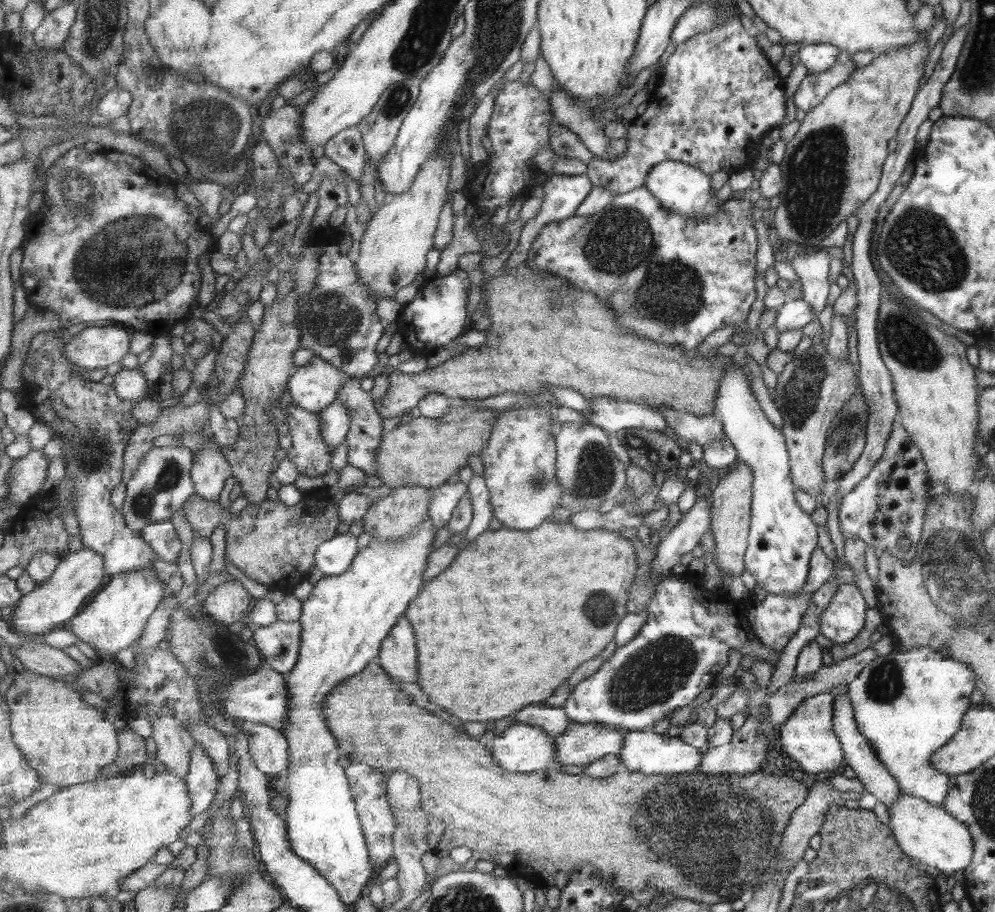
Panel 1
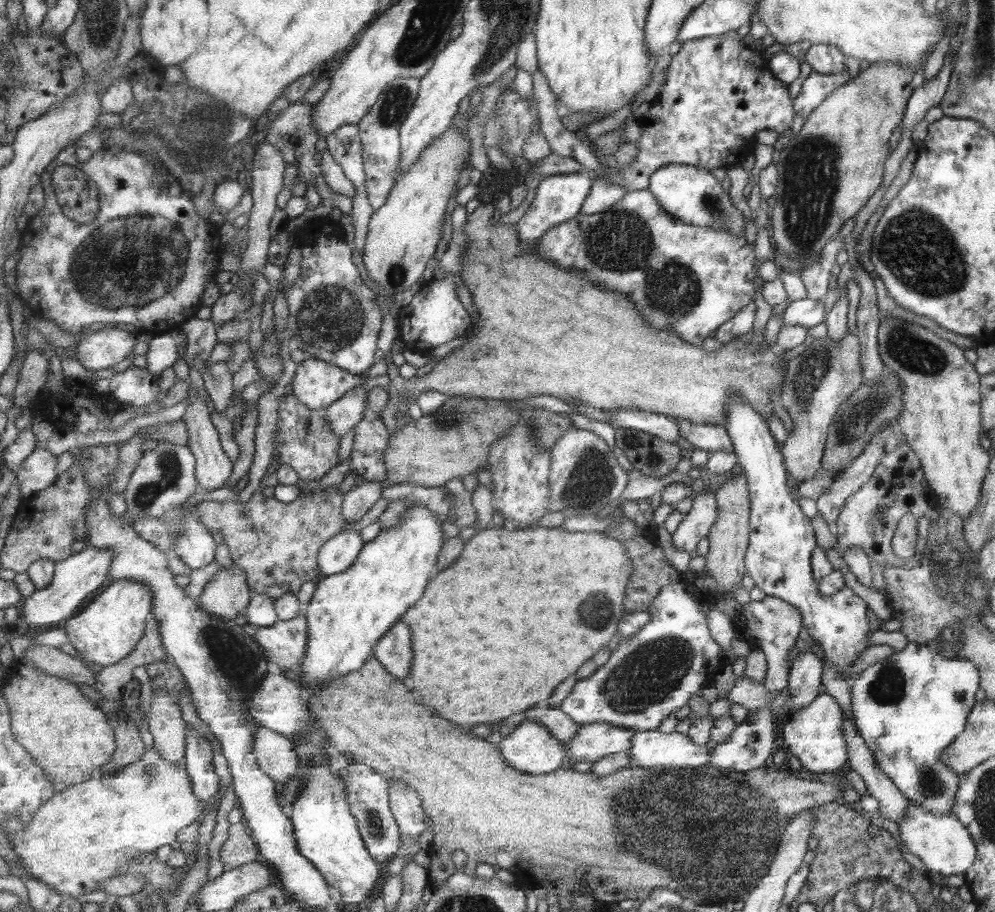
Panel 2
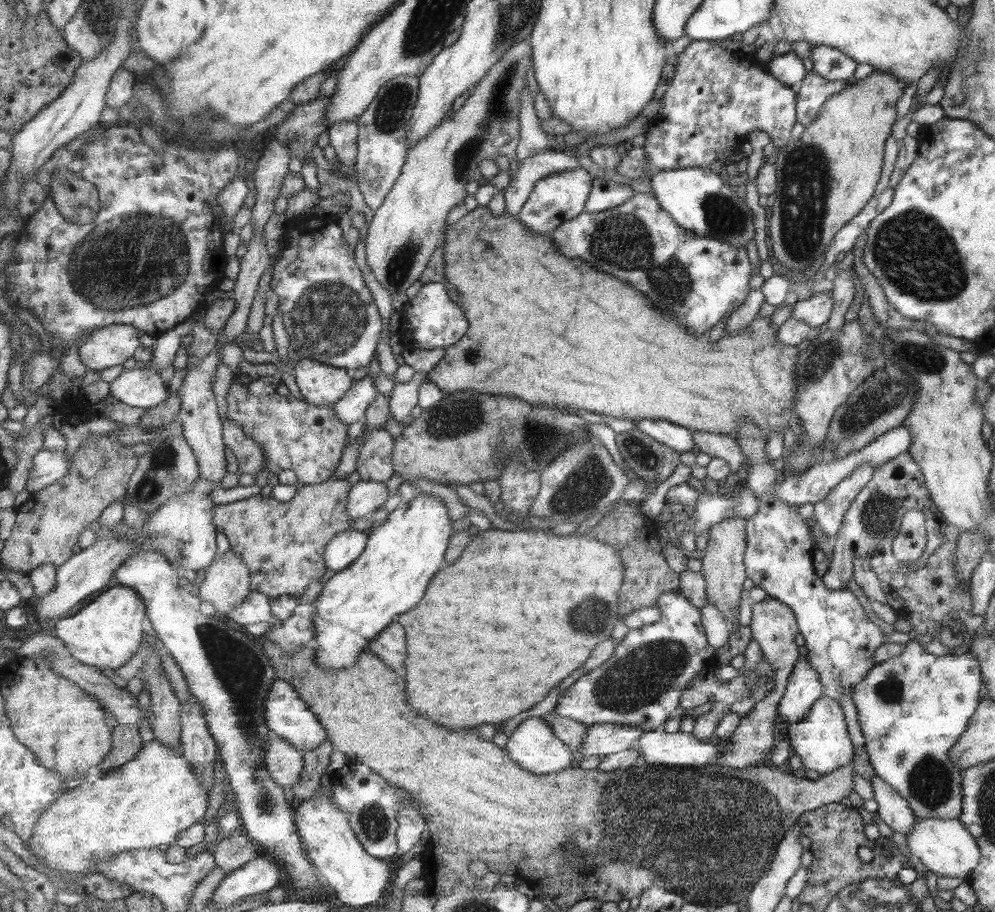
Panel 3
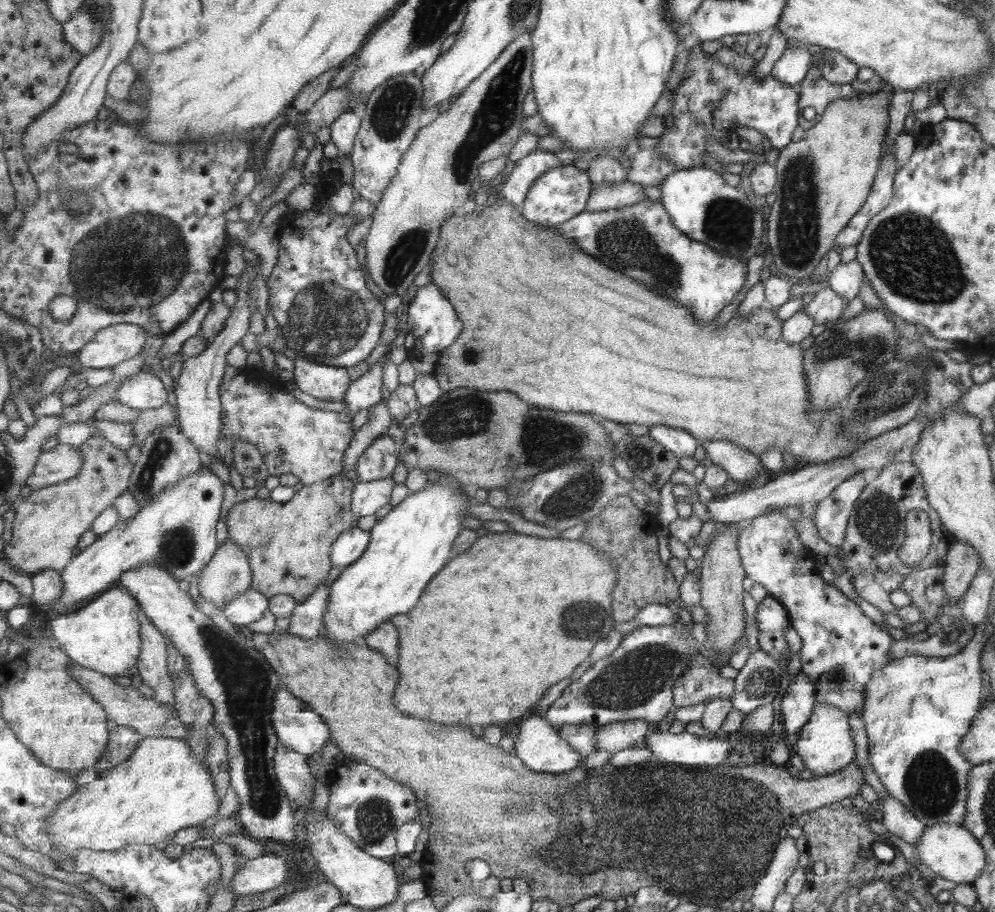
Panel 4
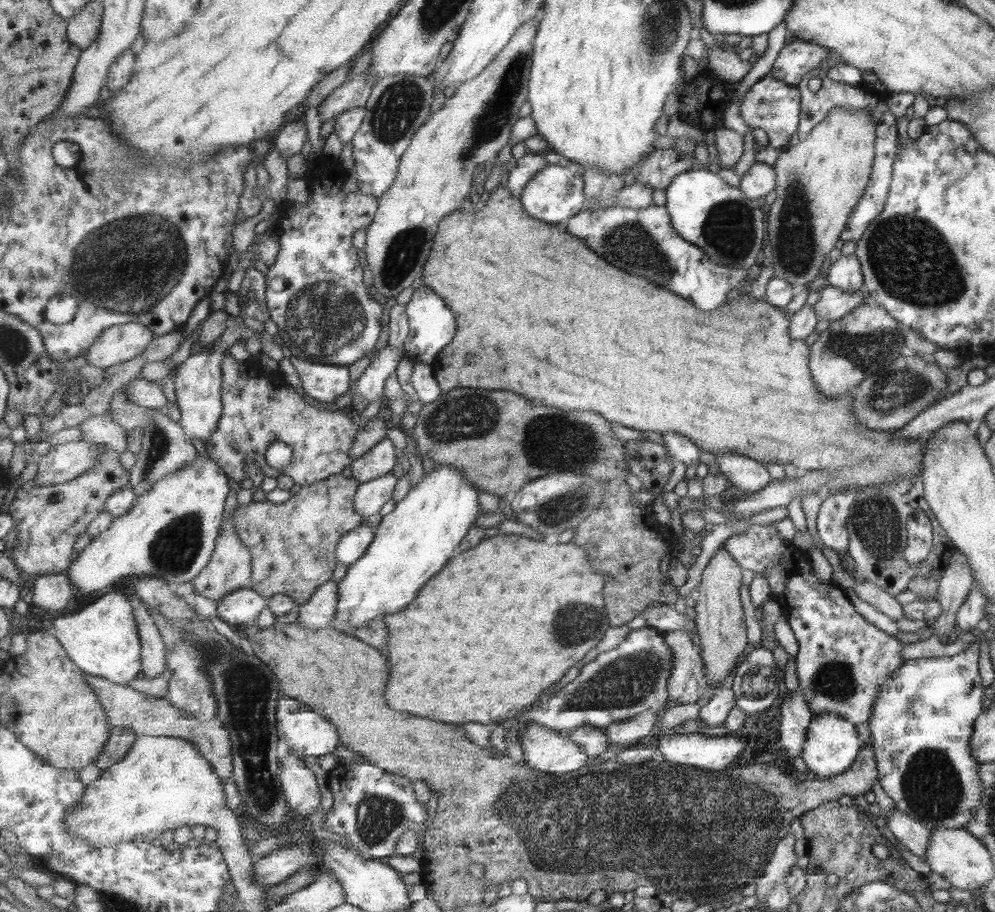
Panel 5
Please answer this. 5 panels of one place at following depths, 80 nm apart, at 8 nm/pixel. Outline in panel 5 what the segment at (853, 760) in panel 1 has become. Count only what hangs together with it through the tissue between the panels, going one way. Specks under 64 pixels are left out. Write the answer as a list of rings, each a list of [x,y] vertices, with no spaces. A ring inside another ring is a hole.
[[[895,806],[888,810],[888,815],[883,819],[882,823],[891,830],[896,840],[901,842],[911,854],[924,860],[931,828],[901,812]]]

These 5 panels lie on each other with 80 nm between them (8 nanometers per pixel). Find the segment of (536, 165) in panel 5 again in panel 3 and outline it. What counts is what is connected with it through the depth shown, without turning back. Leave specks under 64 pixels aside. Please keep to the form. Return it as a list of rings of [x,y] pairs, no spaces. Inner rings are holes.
[[[551,148],[520,161],[521,165],[515,177],[503,192],[506,203],[505,211],[513,215],[518,215],[522,211],[525,203],[530,199],[535,185],[542,178],[580,167],[577,156]]]

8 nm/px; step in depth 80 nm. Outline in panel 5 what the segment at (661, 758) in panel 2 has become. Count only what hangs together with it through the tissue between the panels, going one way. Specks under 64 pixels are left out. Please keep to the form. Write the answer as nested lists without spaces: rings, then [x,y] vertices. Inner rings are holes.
[[[699,733],[663,735],[658,738],[662,759],[679,765],[708,766],[721,770],[736,759],[745,743],[735,737],[713,737]]]

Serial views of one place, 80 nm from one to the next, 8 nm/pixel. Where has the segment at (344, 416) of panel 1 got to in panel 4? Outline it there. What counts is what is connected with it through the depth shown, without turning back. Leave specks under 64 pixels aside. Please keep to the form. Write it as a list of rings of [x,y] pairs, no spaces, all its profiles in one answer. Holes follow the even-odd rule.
[[[380,359],[369,367],[365,374],[352,382],[344,400],[351,417],[383,401],[383,365]]]

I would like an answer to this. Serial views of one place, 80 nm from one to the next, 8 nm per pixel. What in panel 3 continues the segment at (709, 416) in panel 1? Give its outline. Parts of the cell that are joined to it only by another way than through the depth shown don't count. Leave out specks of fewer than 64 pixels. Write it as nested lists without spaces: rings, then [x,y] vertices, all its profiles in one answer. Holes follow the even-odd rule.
[[[691,430],[693,442],[700,452],[707,454],[711,459],[720,458],[727,462],[731,472],[737,472],[745,465],[744,456],[741,454],[735,438],[712,432]]]

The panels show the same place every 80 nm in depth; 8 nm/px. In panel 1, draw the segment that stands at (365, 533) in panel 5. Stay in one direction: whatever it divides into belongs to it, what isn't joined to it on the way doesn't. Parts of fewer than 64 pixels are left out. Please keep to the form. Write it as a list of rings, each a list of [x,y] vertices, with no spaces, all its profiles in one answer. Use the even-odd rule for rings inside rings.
[[[349,533],[339,534],[336,538],[321,544],[316,553],[316,566],[325,576],[345,574],[359,551],[357,536]]]

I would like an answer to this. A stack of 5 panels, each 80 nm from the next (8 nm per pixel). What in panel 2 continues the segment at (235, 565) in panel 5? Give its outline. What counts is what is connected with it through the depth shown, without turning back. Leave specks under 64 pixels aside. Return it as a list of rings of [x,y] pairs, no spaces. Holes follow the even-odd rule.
[[[238,566],[221,568],[201,594],[202,609],[215,617],[232,623],[243,614],[252,601],[252,589],[246,573]]]

